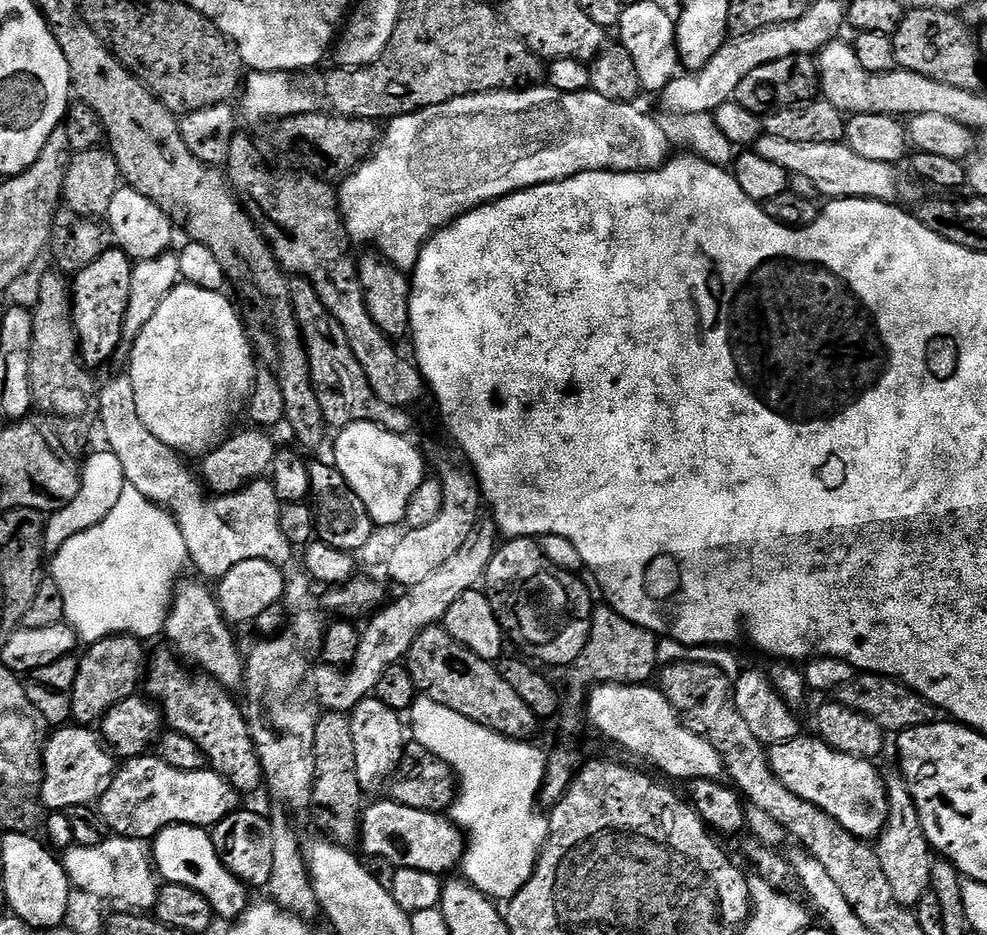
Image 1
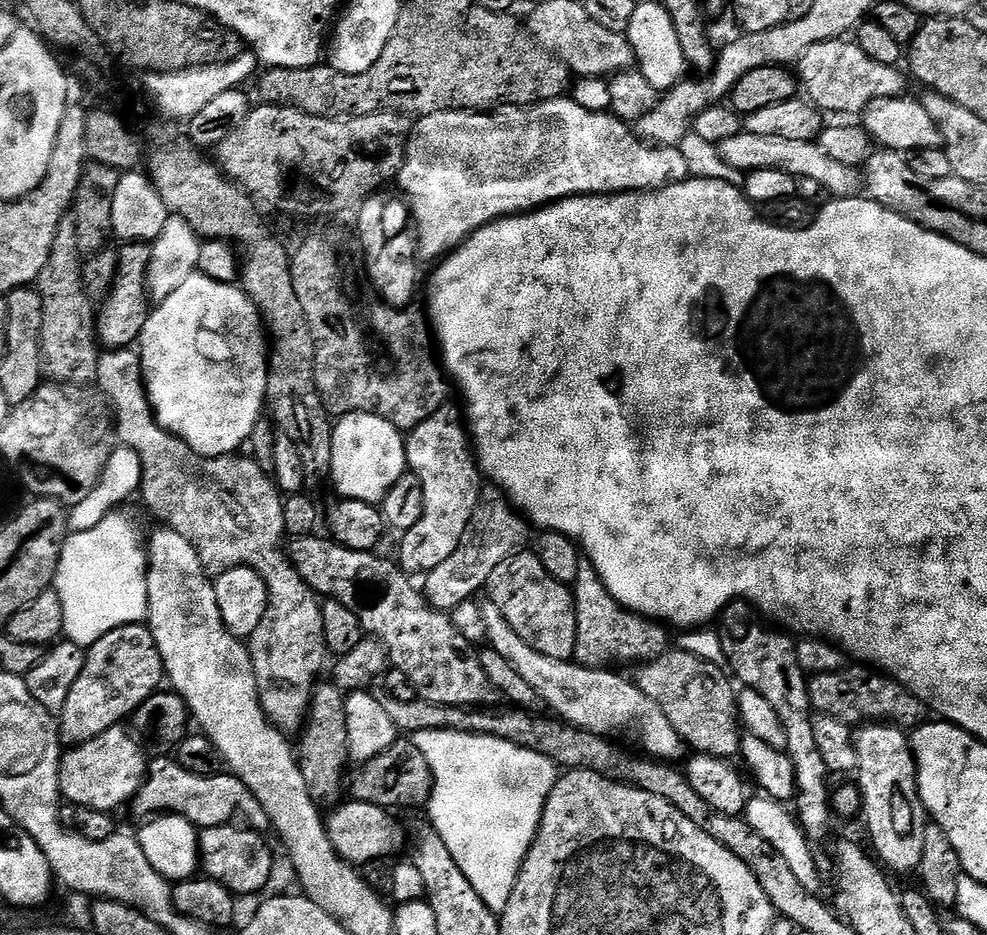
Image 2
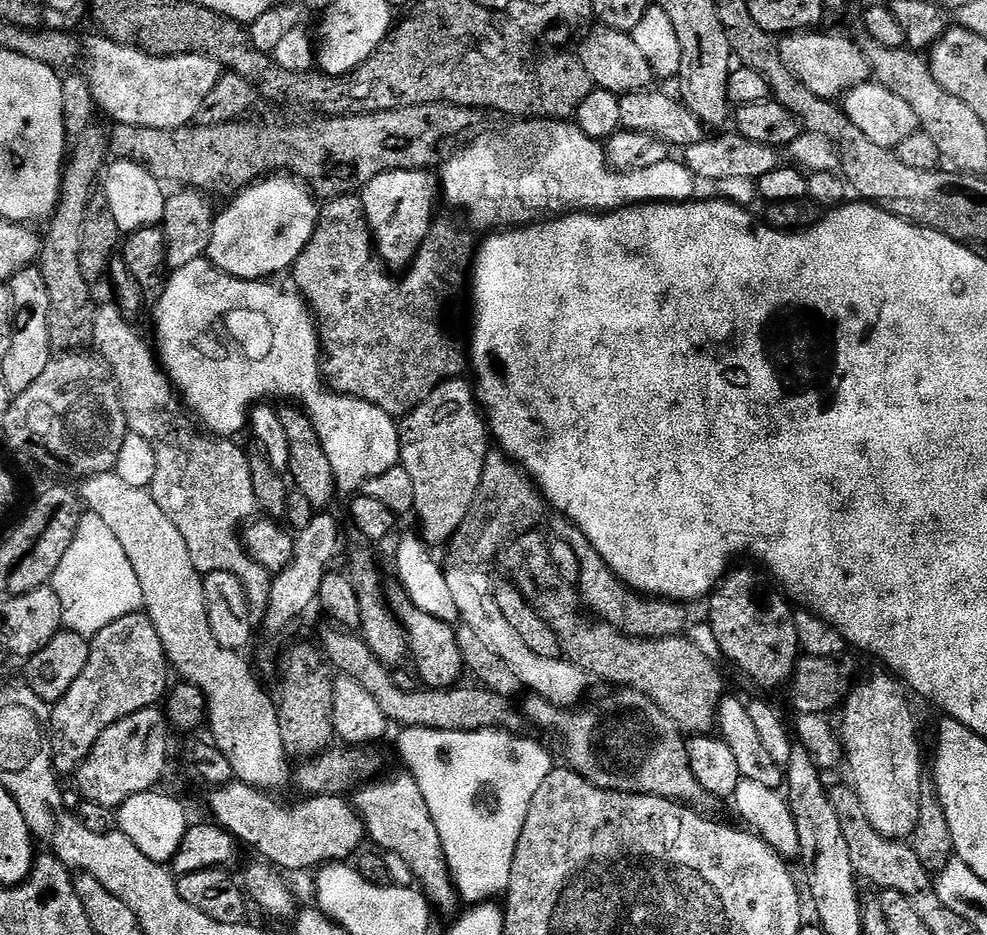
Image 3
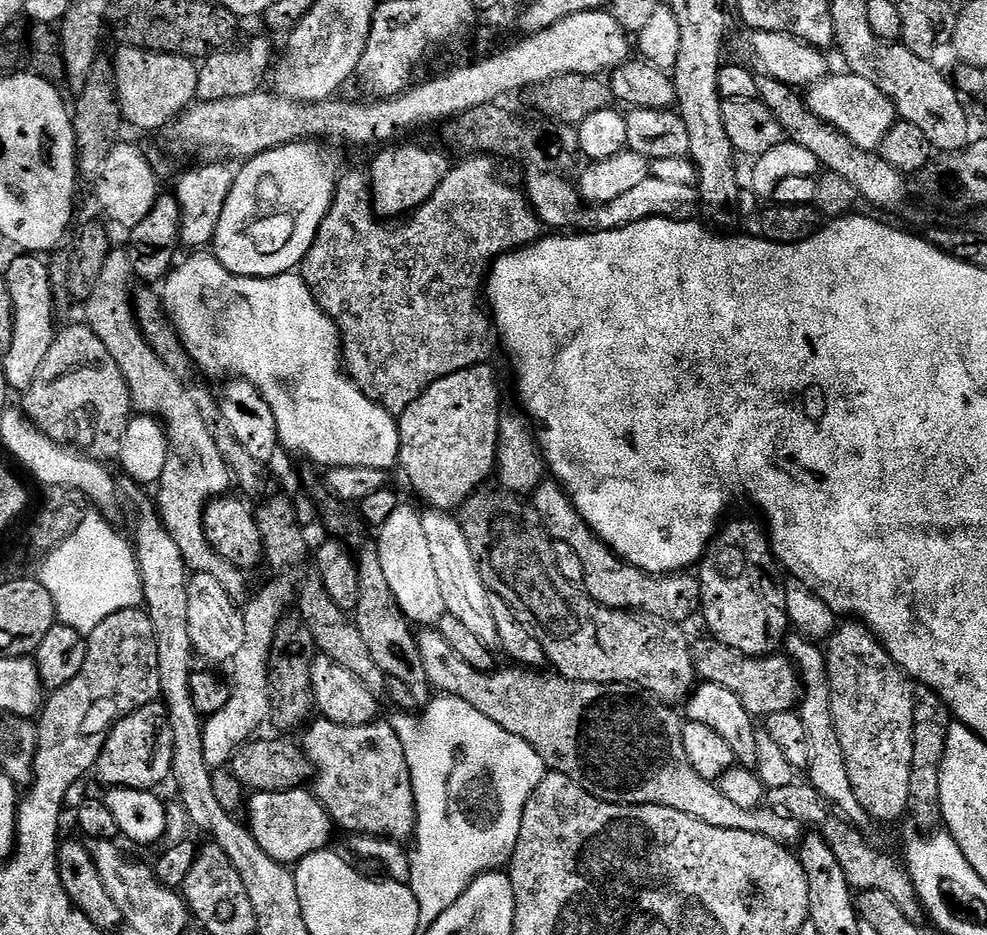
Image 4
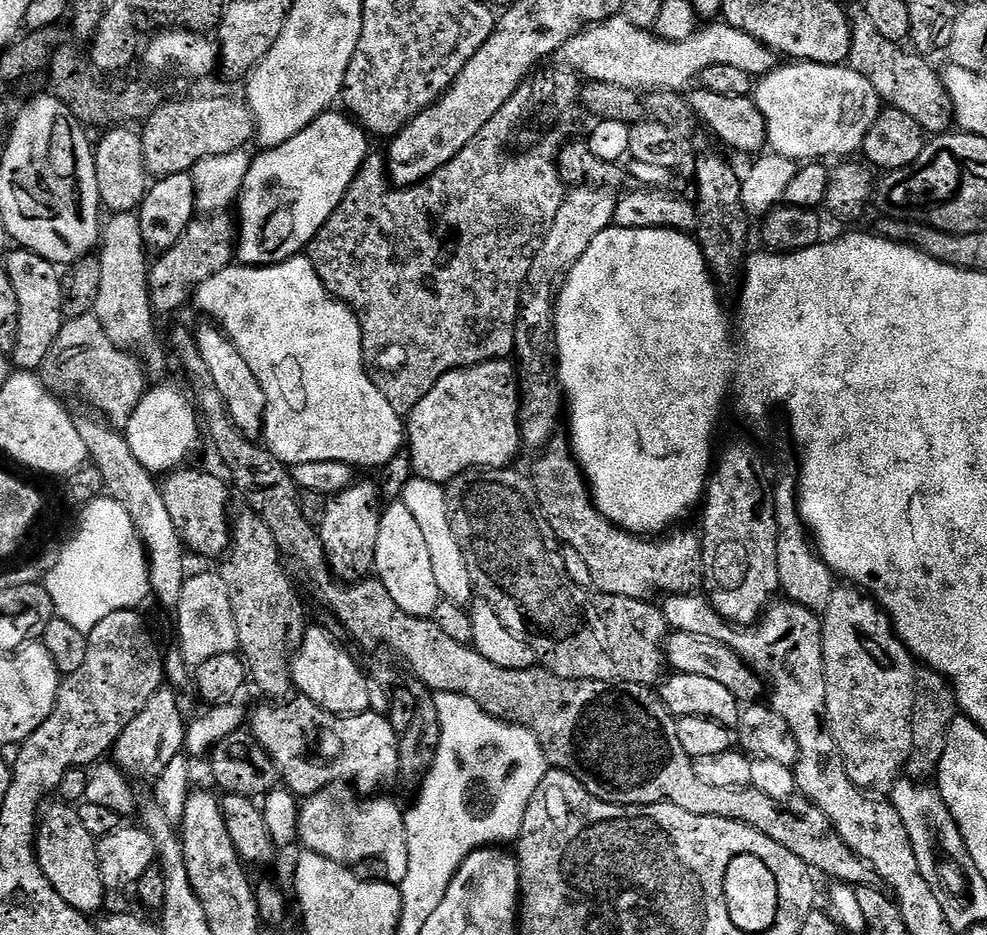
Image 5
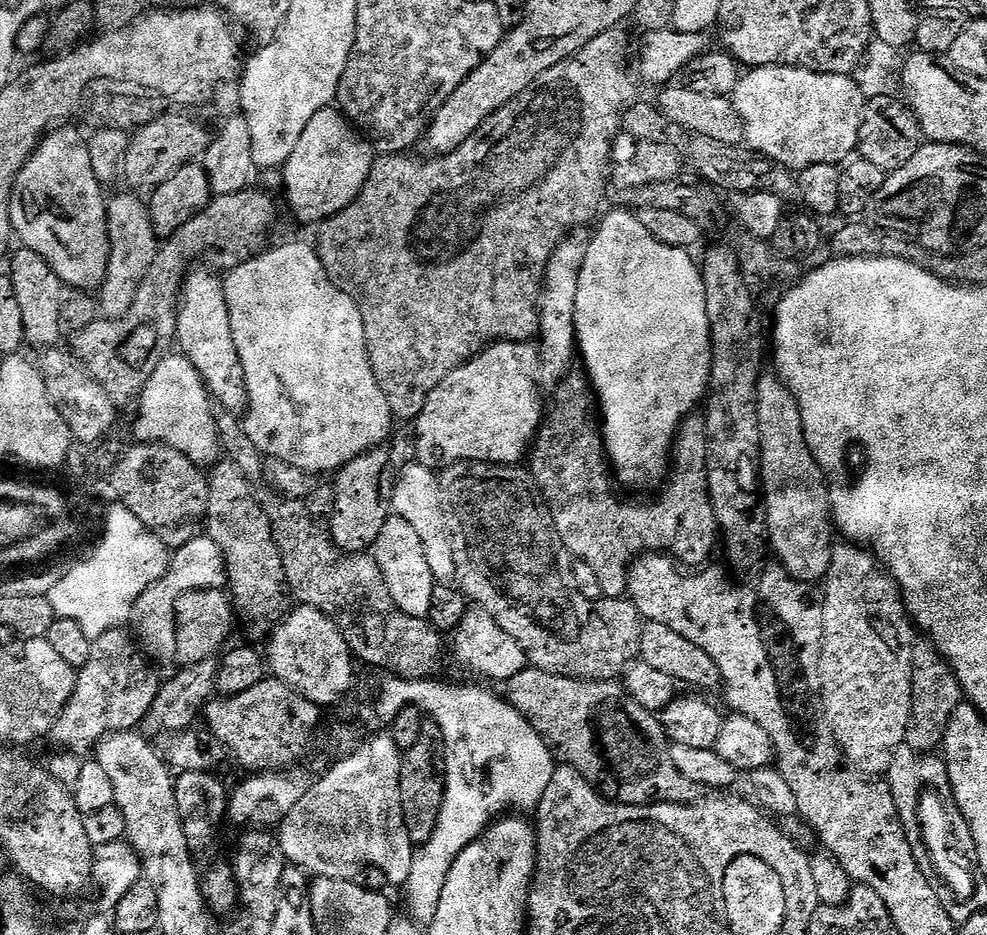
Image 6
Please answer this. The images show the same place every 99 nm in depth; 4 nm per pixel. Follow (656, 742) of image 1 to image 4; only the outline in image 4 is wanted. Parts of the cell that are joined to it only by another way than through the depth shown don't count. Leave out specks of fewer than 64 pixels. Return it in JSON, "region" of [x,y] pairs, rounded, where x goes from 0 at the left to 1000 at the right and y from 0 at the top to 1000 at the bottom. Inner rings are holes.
{"region":[[[434,545],[429,549],[427,556],[453,658],[464,661],[494,693],[502,694],[507,683],[505,667],[501,665],[501,652],[496,652],[498,634],[494,632],[492,622],[488,622],[488,614],[484,610],[480,588],[476,588],[476,580],[472,580],[472,571],[468,567],[465,555],[453,548]]]}

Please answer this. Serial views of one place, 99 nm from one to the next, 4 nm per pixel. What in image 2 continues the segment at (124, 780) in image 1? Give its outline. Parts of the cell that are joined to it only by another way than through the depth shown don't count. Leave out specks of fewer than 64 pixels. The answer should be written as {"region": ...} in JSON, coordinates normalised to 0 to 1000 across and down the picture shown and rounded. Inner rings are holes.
{"region":[[[155,812],[150,819],[150,828],[146,831],[146,839],[133,857],[135,864],[142,875],[150,875],[155,871],[177,871],[188,875],[200,887],[216,886],[222,881],[233,881],[242,876],[248,882],[260,888],[273,884],[270,866],[257,853],[257,849],[248,839],[237,829],[224,828],[222,830],[206,830],[205,828],[193,828],[179,817],[177,812],[170,813]]]}

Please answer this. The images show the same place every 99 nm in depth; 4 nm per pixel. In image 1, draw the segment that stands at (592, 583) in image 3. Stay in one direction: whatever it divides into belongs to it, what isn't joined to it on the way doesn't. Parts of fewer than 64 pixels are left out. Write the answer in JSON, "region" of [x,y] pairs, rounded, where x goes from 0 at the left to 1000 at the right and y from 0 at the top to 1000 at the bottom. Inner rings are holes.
{"region":[[[604,648],[600,652],[598,682],[586,699],[586,704],[578,712],[580,719],[580,749],[588,753],[580,753],[570,758],[571,783],[575,787],[584,787],[588,783],[588,773],[594,770],[589,754],[594,749],[594,738],[605,732],[657,732],[667,719],[667,695],[669,684],[664,676],[655,674],[626,657],[621,650]]]}

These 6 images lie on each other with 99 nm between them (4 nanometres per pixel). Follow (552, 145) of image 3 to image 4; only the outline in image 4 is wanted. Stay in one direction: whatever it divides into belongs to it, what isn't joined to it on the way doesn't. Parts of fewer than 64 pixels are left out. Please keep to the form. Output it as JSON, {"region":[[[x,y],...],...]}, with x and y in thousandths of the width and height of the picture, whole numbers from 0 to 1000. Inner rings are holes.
{"region":[[[543,186],[535,201],[533,200],[533,209],[547,232],[548,241],[557,246],[575,246],[579,245],[575,244],[579,240],[589,240],[589,245],[592,246],[617,248],[623,244],[633,244],[642,237],[658,235],[661,231],[675,231],[679,235],[700,235],[707,227],[707,205],[699,197],[691,199],[684,195],[658,190],[655,195],[642,199],[642,203],[634,203],[634,207],[622,212],[617,218],[596,221],[590,217],[587,204],[581,198],[579,201],[571,193],[574,191],[567,186]]]}

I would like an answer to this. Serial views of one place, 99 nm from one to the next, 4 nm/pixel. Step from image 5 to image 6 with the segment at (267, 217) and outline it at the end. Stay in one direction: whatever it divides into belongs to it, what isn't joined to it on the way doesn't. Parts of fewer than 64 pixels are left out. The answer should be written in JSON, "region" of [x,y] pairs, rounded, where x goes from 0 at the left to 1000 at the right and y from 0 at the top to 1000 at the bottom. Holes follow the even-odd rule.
{"region":[[[339,114],[322,118],[306,139],[298,165],[286,178],[288,201],[296,217],[296,227],[306,239],[323,241],[324,236],[342,229],[365,209],[367,199],[377,181],[379,159],[358,137],[352,124]]]}

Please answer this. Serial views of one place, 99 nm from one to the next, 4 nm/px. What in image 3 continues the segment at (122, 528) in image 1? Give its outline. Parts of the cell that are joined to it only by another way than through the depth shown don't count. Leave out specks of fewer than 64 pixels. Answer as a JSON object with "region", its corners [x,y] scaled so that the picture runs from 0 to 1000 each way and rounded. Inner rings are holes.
{"region":[[[96,554],[82,555],[75,580],[53,615],[51,627],[63,643],[65,672],[90,682],[107,674],[111,665],[120,665],[120,661],[128,661],[128,657],[136,657],[146,649],[140,614],[136,614],[124,580],[116,575],[107,558]]]}

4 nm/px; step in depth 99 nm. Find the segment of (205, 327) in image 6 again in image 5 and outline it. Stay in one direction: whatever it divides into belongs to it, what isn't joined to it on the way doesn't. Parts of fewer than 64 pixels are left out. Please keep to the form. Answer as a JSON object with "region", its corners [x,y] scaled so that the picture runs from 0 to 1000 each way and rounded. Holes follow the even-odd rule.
{"region":[[[214,350],[198,352],[201,379],[205,387],[209,387],[209,396],[213,396],[213,404],[217,404],[217,413],[221,415],[221,421],[225,421],[225,430],[229,430],[231,448],[235,449],[240,460],[246,462],[248,466],[262,467],[267,460],[267,440],[272,436],[265,413],[261,404],[257,404],[253,391],[249,391],[249,383],[241,379],[234,364],[222,350]]]}

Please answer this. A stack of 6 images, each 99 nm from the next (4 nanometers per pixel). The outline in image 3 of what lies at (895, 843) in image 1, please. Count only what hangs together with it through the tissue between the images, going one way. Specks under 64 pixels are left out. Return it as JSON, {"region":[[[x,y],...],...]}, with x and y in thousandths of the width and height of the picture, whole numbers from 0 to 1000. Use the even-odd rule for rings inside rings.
{"region":[[[896,717],[872,732],[864,730],[853,750],[849,786],[855,798],[857,821],[859,817],[863,829],[862,842],[873,858],[873,866],[877,866],[877,875],[881,875],[881,883],[902,898],[919,899],[926,888],[926,879],[930,879],[932,835],[937,826],[932,814],[932,791],[928,788],[928,766],[915,739],[913,728]]]}

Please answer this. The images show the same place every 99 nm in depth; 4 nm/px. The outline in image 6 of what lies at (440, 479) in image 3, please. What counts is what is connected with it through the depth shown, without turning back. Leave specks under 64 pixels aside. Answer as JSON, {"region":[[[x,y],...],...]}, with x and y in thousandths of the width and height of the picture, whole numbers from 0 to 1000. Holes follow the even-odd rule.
{"region":[[[512,364],[497,368],[476,387],[464,391],[434,422],[425,445],[419,450],[421,492],[439,503],[455,496],[481,494],[483,496],[526,497],[536,487],[543,461],[547,459],[549,418],[544,411],[547,374],[542,367]]]}

